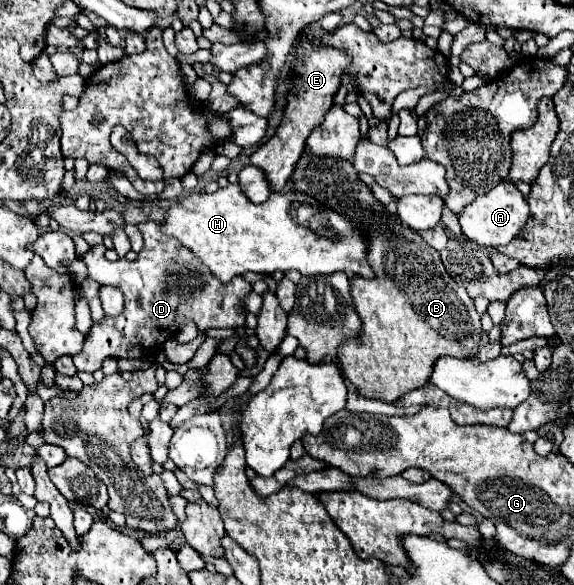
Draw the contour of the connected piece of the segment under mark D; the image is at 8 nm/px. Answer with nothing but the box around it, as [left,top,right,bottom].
[73,223,251,373]

